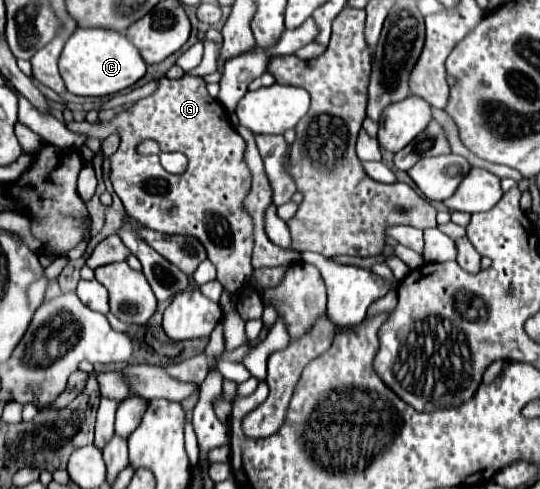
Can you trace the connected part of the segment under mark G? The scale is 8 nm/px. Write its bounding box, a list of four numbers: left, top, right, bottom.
[67,74,253,294]

